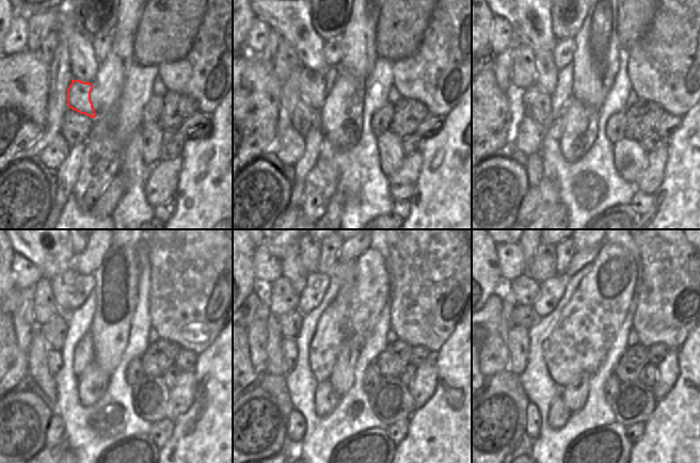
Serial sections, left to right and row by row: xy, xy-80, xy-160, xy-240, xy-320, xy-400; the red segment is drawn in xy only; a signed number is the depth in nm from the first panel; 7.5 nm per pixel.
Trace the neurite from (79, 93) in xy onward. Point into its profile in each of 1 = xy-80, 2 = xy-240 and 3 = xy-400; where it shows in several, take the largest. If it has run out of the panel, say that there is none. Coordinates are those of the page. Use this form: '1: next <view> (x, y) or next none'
1: next xy-80 (313, 88)
2: next xy-240 (62, 285)
3: next xy-400 (528, 251)

